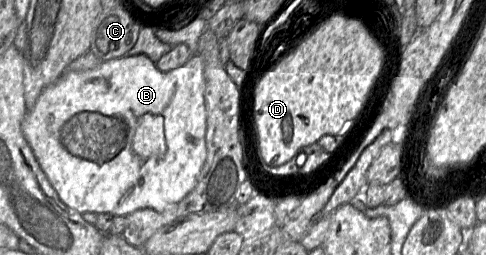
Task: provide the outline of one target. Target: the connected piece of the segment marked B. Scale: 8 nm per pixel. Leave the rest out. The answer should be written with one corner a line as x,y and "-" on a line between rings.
127,54
121,58
103,61
96,69
79,72
65,71
55,83
47,86
41,92
33,109
26,112
22,121
22,133
58,197
68,207
81,214
96,212
109,213
113,216
127,216
144,208
164,212
168,208
176,206
195,188
206,161
207,117
204,94
204,60
199,54
193,54
183,66
168,72
160,71
156,63
144,54

